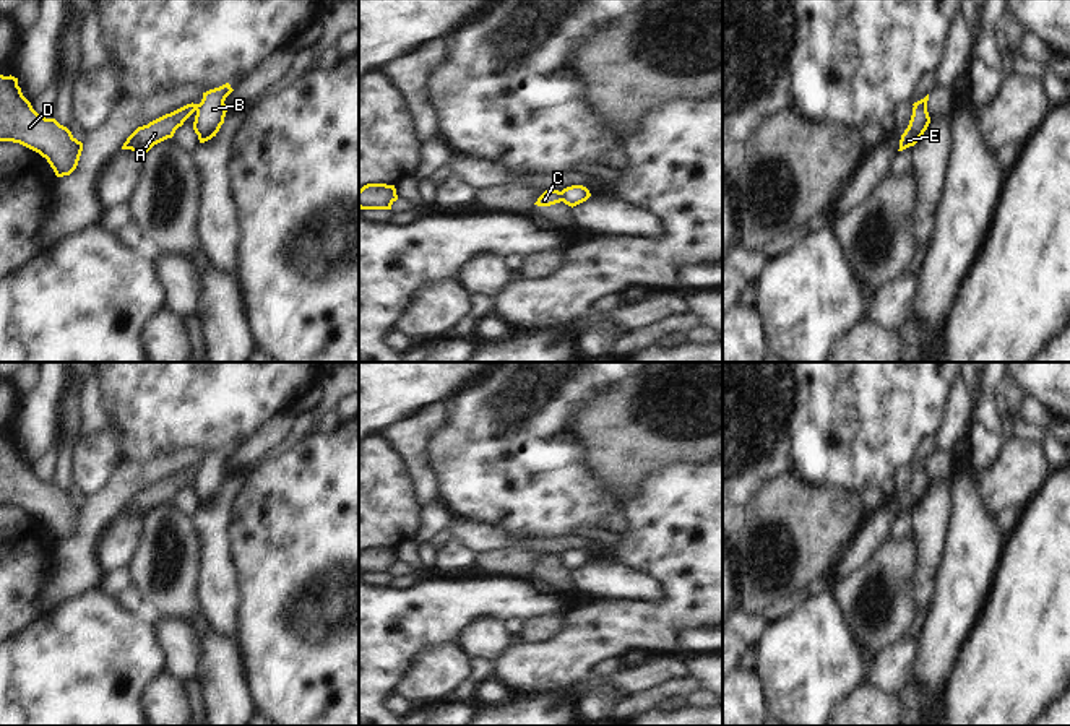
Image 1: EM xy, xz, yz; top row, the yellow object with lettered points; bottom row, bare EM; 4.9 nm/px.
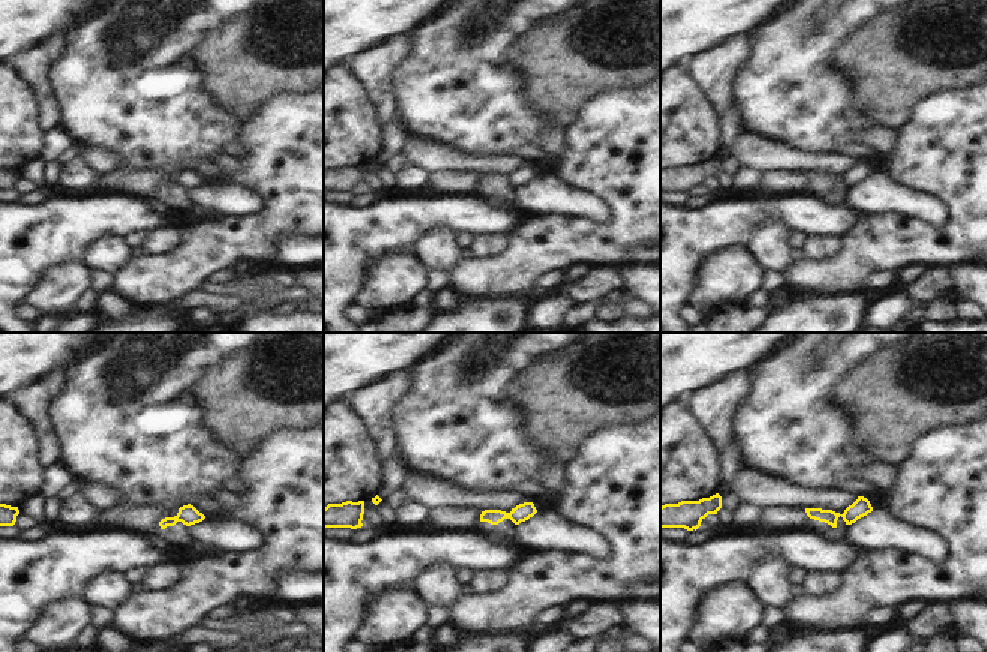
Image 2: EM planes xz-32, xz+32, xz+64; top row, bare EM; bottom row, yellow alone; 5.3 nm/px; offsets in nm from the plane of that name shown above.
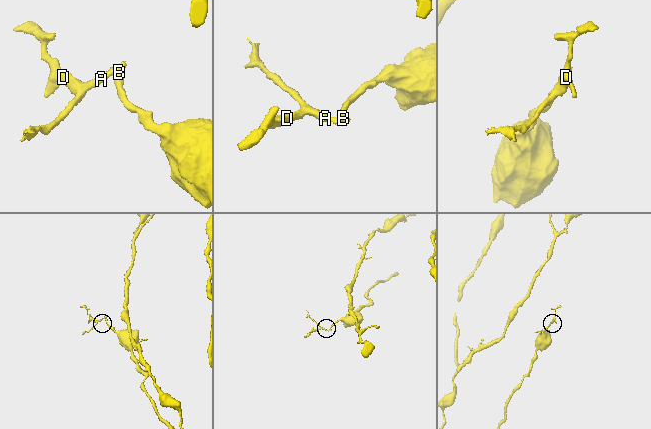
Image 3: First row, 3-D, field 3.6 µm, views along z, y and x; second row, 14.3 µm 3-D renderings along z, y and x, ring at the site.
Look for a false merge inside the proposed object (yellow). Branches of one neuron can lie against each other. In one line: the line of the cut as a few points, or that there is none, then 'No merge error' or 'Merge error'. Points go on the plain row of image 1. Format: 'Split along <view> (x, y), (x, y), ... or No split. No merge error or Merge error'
Split along xz (560, 556), (562, 564). Merge error

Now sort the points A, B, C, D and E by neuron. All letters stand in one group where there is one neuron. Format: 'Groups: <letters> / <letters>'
Groups: A C D / B E

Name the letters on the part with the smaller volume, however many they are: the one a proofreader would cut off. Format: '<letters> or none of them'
A, C, D

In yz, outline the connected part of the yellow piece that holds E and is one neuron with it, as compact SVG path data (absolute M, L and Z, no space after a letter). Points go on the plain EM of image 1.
M924 463L914 466L913 469L914 469L913 471L913 479L911 479L908 492L901 499L898 515L903 515L909 510L914 510L930 487L930 481L929 481L929 476L927 476L927 468L924 466Z

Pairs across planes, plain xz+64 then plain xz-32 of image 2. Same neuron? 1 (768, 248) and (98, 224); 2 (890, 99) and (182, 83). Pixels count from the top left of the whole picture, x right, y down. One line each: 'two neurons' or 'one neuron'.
1: two neurons
2: two neurons

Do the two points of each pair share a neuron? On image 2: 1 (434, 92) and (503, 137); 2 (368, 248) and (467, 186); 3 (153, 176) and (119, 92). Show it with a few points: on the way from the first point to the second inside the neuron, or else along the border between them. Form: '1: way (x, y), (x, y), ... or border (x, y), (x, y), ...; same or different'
1: way (450, 92), (458, 92), (486, 120); same
2: border (470, 194), (440, 197); different
3: border (119, 168), (126, 171), (164, 168), (177, 173); different

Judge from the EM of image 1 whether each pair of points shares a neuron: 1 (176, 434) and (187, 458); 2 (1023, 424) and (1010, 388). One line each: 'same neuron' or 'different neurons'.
1: different neurons
2: same neuron

